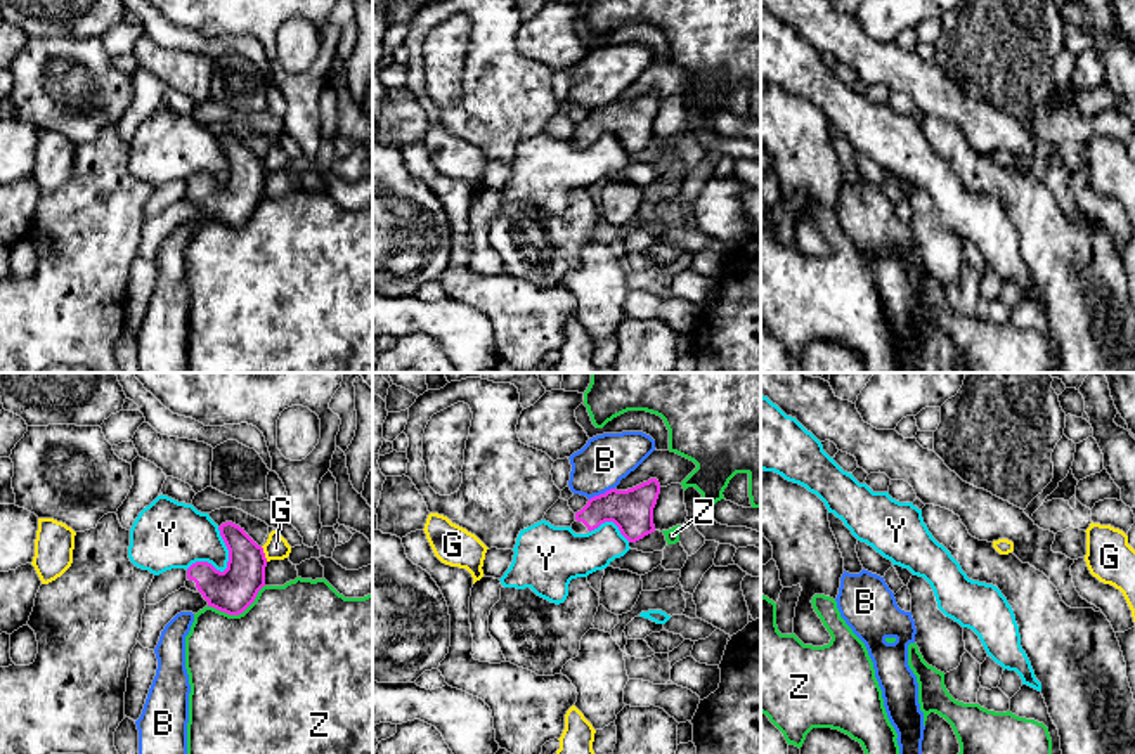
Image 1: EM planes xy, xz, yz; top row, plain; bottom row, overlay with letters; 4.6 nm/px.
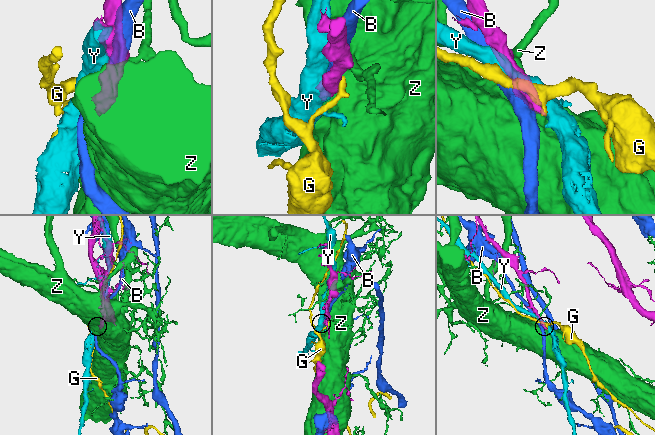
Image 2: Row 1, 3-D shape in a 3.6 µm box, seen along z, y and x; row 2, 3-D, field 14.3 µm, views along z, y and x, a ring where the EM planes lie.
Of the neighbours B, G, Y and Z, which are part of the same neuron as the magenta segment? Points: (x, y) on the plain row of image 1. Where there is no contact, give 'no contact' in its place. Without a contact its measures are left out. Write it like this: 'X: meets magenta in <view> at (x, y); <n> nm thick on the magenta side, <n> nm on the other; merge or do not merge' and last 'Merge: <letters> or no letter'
B: meets magenta in xz at (602, 106); 200 nm thick on the magenta side, 240 nm on the other; do not merge
G: meets magenta in xy at (264, 165); 200 nm thick on the magenta side, 110 nm on the other; do not merge
Y: meets magenta in xy at (227, 179); 200 nm thick on the magenta side, 260 nm on the other; do not merge
Z: meets magenta in xy at (238, 226); 200 nm thick on the magenta side, 500 nm on the other; do not merge
Merge: no letter

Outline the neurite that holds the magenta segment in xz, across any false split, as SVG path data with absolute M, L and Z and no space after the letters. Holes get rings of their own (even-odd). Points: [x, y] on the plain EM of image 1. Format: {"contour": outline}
{"contour": "M650 90L627 102L610 101L591 109L575 125L575 133L570 139L575 146L587 146L605 133L613 133L629 154L636 154L655 144L653 120L658 106L660 95L657 90Z"}

